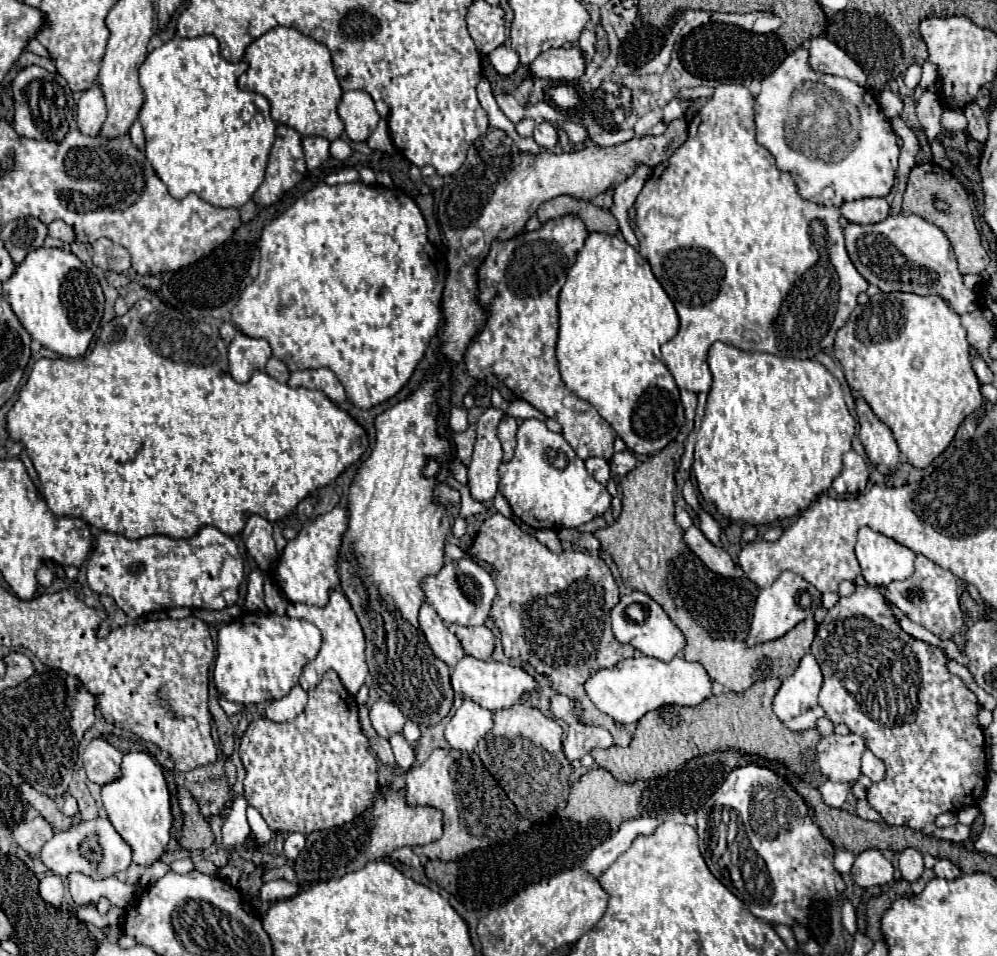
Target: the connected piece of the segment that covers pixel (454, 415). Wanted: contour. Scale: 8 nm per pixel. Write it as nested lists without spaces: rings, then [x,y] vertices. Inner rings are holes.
[[[453,407],[451,415],[449,415],[449,427],[453,431],[465,431],[467,429],[467,411]]]

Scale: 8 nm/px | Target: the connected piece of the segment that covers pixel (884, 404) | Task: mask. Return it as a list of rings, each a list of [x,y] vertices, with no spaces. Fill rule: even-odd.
[[[879,293],[865,305],[857,305],[849,321],[835,335],[835,357],[843,359],[845,379],[873,409],[873,413],[893,431],[899,451],[913,467],[925,469],[955,437],[957,427],[967,415],[981,407],[977,375],[971,367],[971,347],[959,315],[935,295]]]

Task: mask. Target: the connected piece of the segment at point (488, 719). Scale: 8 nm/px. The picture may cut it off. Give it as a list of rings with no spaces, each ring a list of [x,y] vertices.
[[[465,699],[445,729],[447,743],[457,751],[473,751],[477,743],[491,731],[493,713]]]

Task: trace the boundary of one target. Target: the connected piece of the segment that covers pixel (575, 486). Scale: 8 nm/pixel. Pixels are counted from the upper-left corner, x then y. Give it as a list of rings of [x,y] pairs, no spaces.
[[[527,419],[519,425],[515,455],[511,461],[501,463],[499,477],[499,491],[509,501],[513,513],[533,529],[577,529],[611,507],[607,487],[587,473],[585,463],[563,435],[549,431],[539,419]]]

